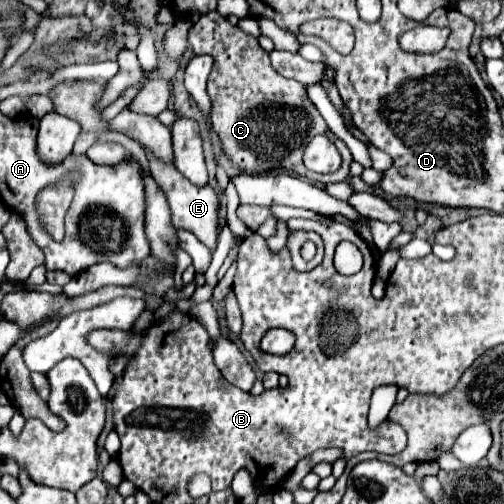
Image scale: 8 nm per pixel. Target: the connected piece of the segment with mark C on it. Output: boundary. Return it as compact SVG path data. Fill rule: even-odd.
M218 12L200 16L188 34L190 48L196 54L214 56L214 68L208 78L208 94L212 98L212 128L220 138L220 144L234 166L252 174L264 170L264 148L276 152L274 168L284 168L294 174L314 178L320 182L342 182L348 178L352 154L348 146L332 134L316 106L308 100L300 82L280 76L272 66L268 54L260 48L258 40L238 26L232 26ZM312 136L328 136L342 154L342 168L336 174L314 174L302 164L302 152Z

